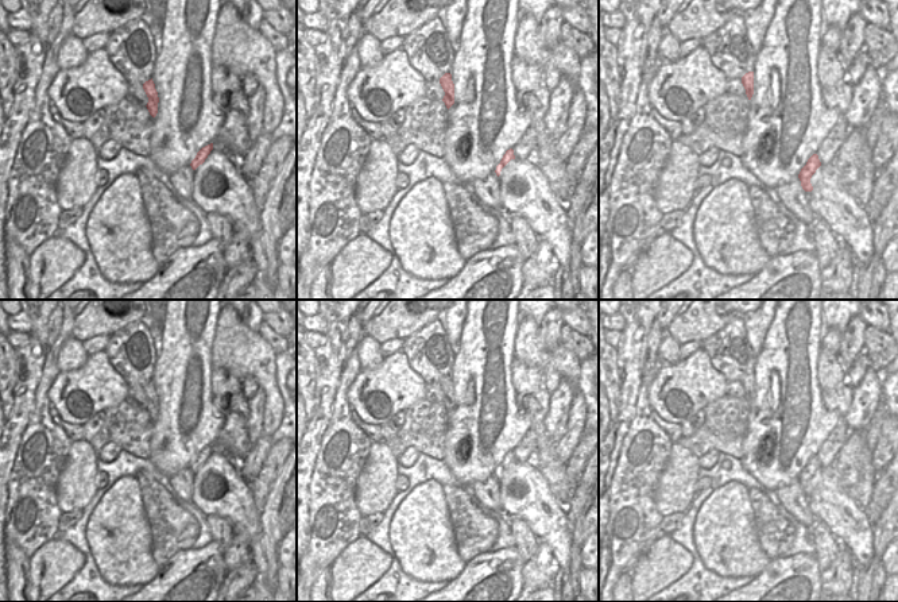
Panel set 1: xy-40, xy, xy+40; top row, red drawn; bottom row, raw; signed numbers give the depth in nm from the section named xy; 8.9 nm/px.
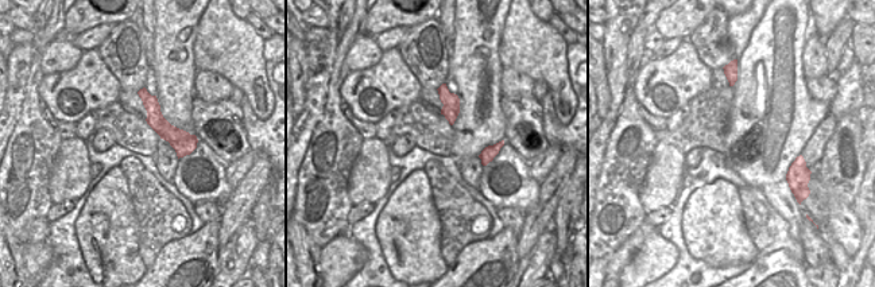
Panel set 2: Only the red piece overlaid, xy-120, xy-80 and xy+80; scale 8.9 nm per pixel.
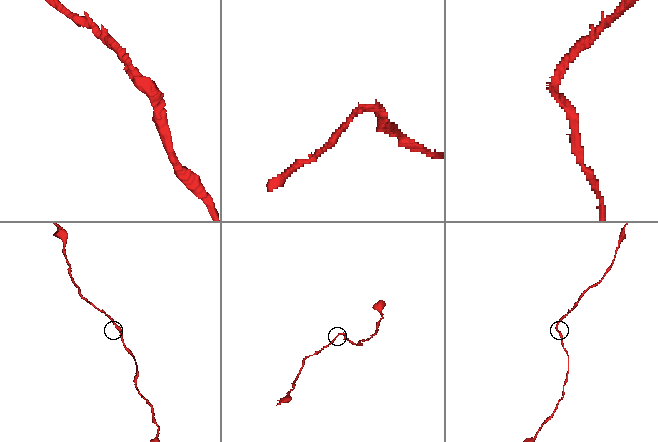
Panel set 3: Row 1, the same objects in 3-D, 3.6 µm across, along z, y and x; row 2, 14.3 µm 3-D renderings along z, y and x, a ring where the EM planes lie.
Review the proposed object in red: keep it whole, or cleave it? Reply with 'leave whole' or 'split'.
leave whole

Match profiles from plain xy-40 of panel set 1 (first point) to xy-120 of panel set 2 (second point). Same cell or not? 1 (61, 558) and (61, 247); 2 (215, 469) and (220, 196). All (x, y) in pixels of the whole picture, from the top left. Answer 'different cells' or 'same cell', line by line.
1: different cells
2: same cell

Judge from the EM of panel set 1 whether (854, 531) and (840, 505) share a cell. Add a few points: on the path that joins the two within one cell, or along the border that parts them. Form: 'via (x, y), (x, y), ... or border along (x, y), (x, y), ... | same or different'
via (850, 524), (840, 512) | same

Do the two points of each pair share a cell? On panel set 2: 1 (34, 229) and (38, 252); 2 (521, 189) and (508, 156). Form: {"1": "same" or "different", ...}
{"1": "different", "2": "same"}

